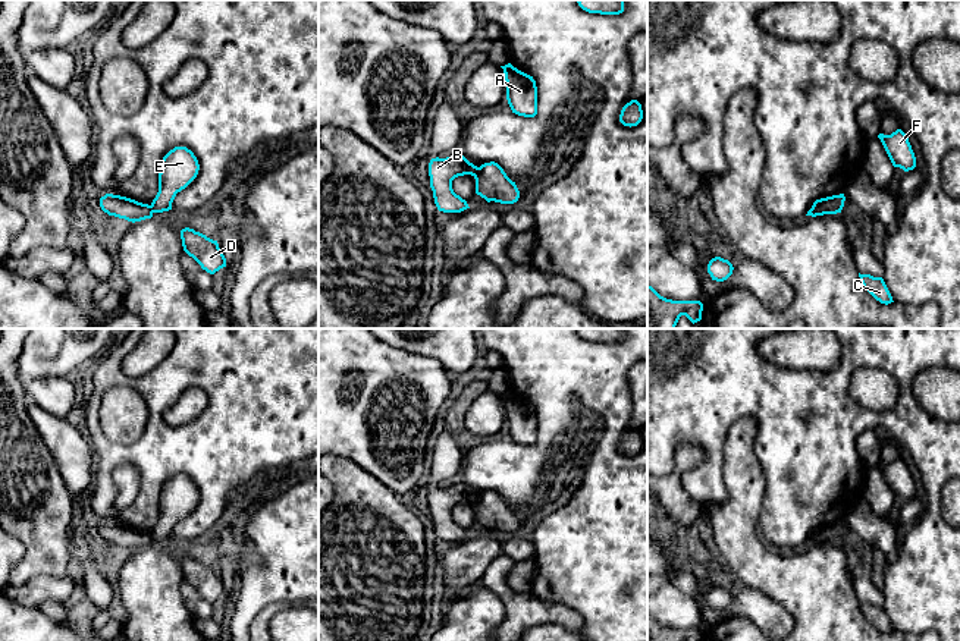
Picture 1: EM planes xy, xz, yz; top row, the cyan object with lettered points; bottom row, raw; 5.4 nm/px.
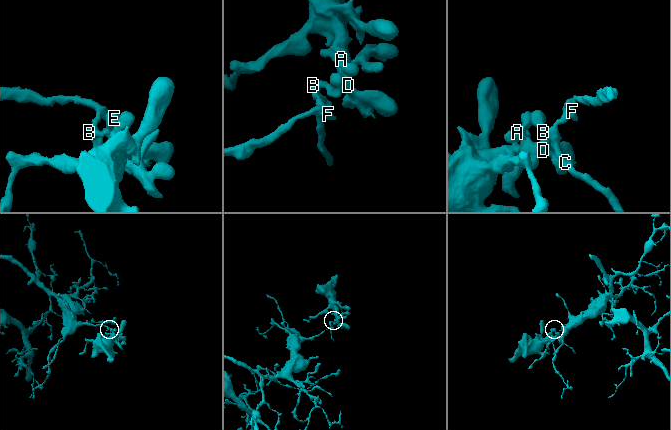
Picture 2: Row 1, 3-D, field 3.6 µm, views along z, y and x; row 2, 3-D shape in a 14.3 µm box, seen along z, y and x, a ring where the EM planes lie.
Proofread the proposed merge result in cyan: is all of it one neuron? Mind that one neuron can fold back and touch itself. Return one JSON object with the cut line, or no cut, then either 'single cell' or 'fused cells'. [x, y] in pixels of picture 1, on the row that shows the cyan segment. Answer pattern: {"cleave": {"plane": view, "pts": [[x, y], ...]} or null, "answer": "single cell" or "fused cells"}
{"cleave": {"plane": "xz", "pts": [[479, 167], [473, 175]]}, "answer": "fused cells"}

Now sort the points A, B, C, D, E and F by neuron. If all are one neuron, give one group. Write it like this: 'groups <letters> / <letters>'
groups A D E / B C F

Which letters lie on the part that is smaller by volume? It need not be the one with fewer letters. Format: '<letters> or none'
A, D, E

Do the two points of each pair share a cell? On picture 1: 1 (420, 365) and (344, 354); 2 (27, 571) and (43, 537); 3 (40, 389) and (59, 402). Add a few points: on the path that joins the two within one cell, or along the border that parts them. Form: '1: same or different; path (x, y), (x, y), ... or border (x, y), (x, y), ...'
1: same; path (401, 365), (363, 365)
2: same; path (34, 562), (43, 553), (43, 546)
3: same; path (44, 392), (55, 398)

